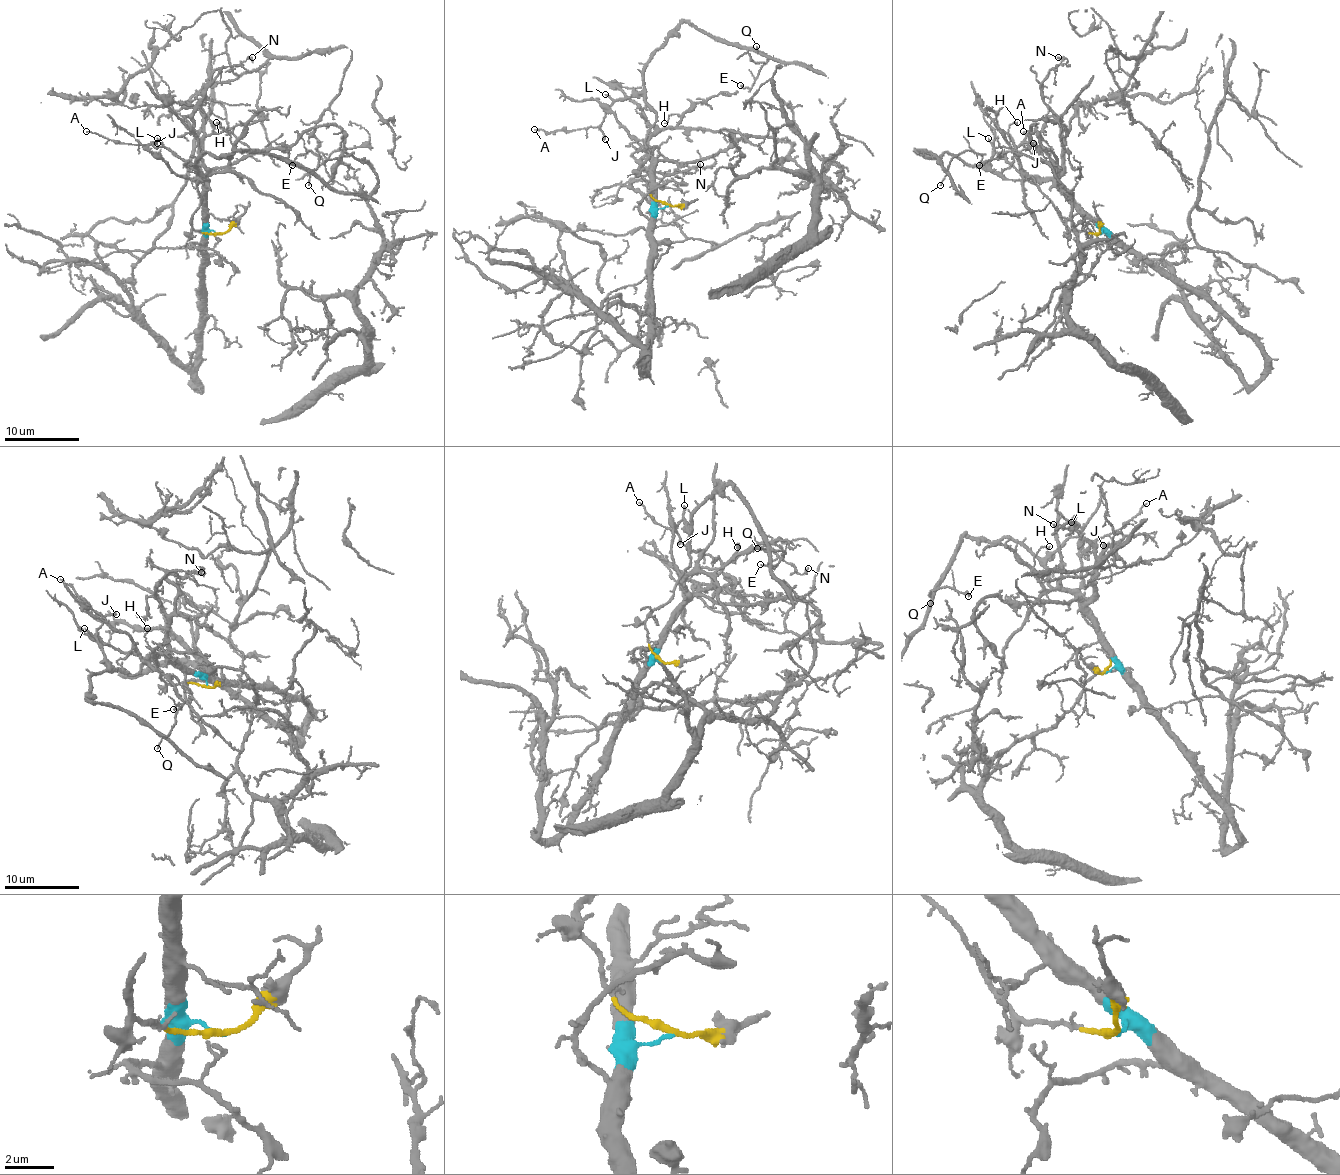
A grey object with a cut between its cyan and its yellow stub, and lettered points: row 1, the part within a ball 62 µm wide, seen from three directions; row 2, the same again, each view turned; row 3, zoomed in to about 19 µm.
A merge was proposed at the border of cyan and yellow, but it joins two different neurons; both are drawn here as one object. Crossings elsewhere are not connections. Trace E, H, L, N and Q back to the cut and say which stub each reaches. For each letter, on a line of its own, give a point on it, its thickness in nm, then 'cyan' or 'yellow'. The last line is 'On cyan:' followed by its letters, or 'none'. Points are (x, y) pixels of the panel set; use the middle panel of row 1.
E: (740, 85) | 110 nm | yellow
H: (664, 123) | 130 nm | cyan
L: (605, 94) | 180 nm | yellow
N: (700, 164) | 90 nm | cyan
Q: (756, 46) | 120 nm | yellow
On cyan: H, N

